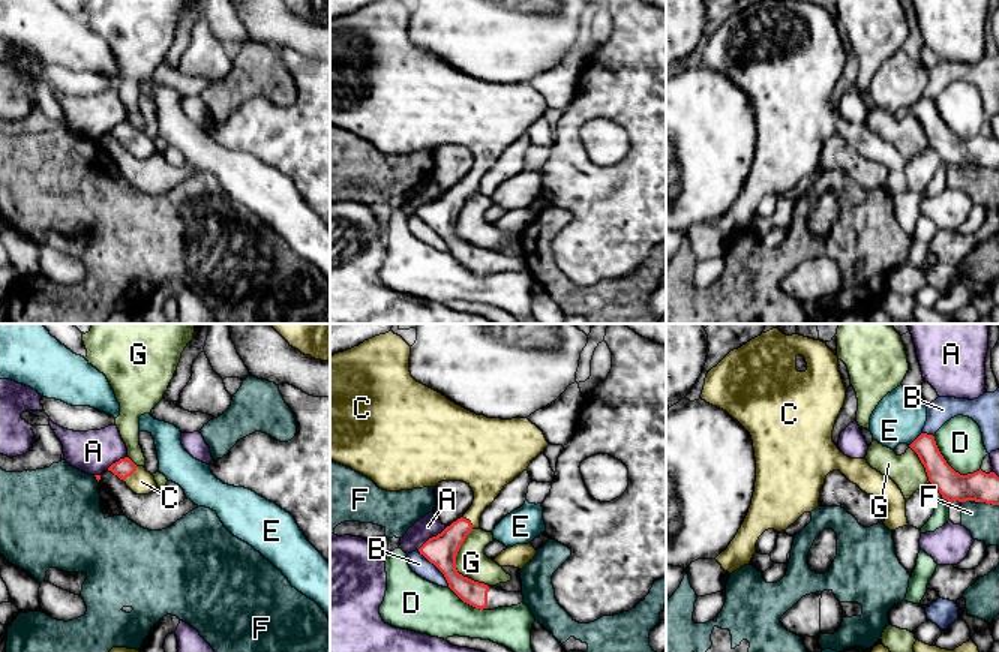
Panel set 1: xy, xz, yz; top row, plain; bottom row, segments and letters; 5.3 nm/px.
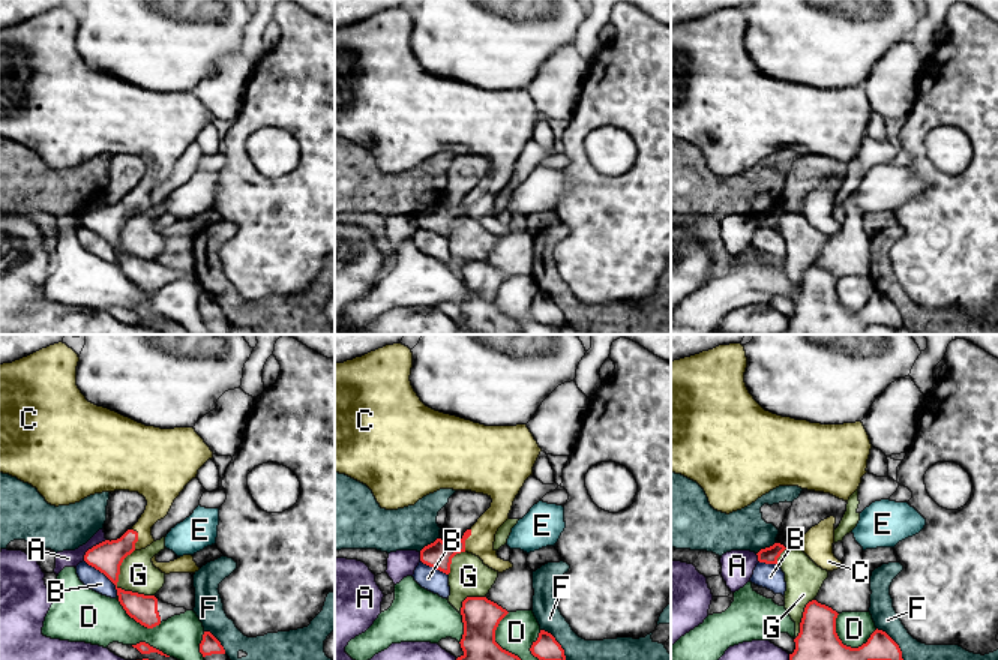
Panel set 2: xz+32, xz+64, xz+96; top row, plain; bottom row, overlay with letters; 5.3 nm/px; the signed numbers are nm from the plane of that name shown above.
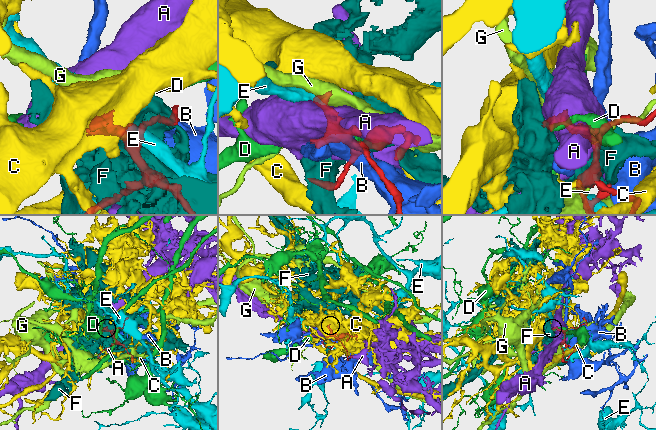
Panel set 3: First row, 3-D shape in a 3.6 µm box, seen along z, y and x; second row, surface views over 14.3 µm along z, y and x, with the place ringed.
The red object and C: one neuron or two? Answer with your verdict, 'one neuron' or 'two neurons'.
one neuron

